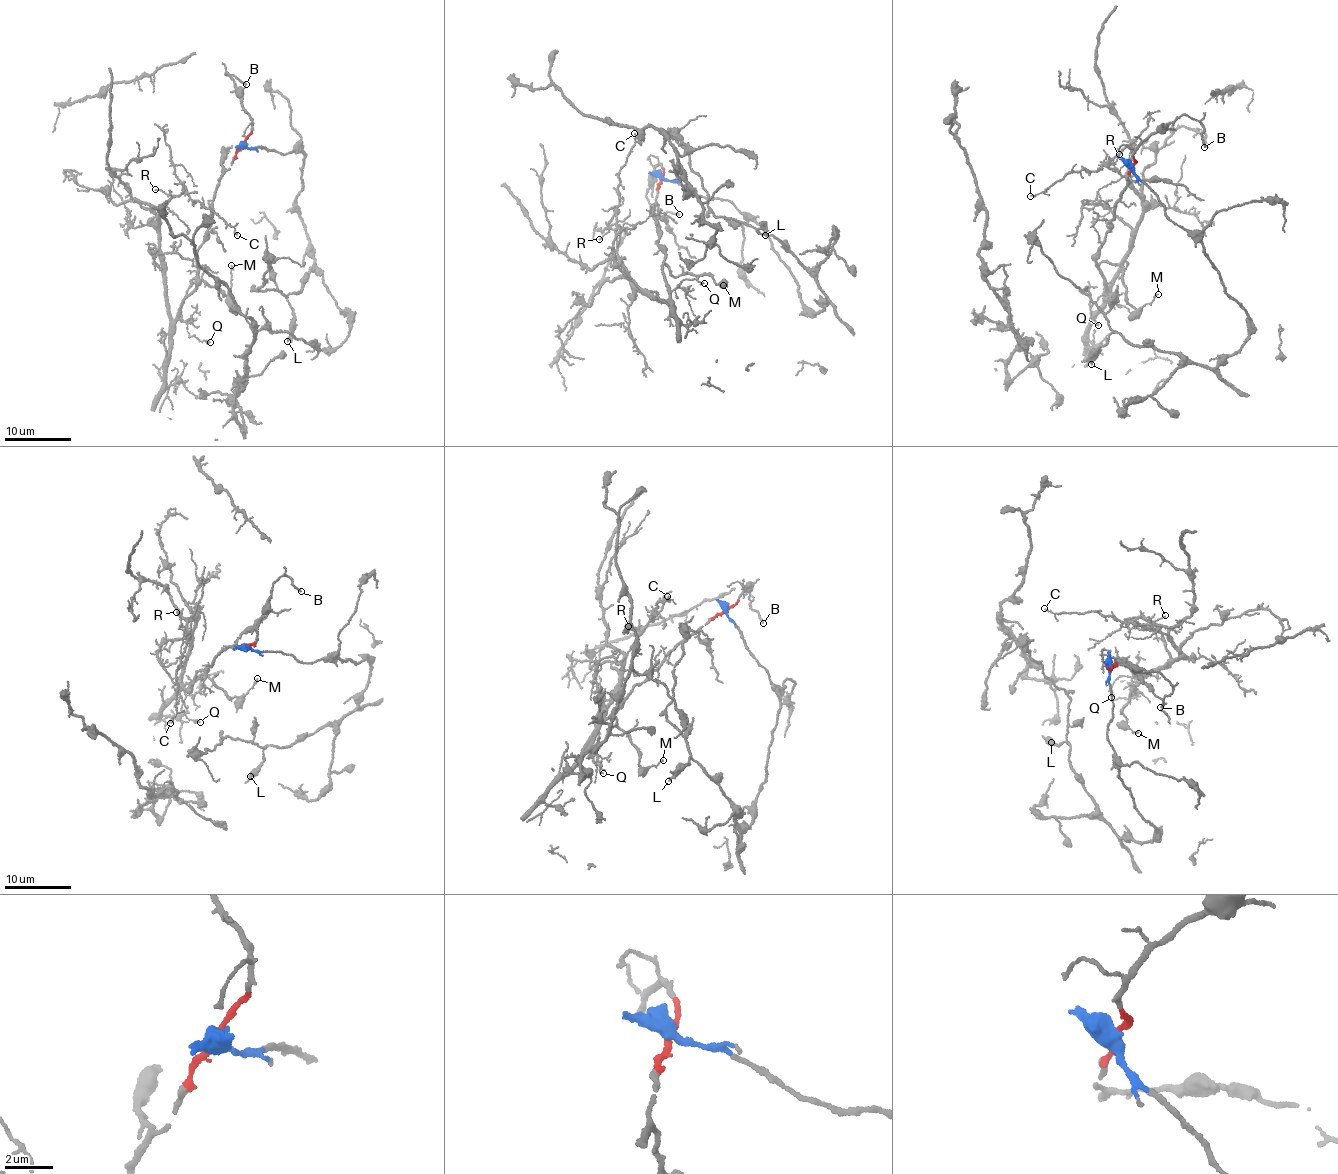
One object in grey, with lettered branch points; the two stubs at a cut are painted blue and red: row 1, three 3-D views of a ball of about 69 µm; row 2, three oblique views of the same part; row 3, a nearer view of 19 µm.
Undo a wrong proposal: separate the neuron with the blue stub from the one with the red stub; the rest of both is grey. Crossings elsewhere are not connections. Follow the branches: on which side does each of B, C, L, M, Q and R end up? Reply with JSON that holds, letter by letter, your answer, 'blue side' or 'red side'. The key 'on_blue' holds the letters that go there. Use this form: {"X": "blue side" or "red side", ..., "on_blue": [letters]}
{"B": "red side", "C": "red side", "L": "blue side", "M": "red side", "Q": "red side", "R": "red side", "on_blue": ["L"]}

